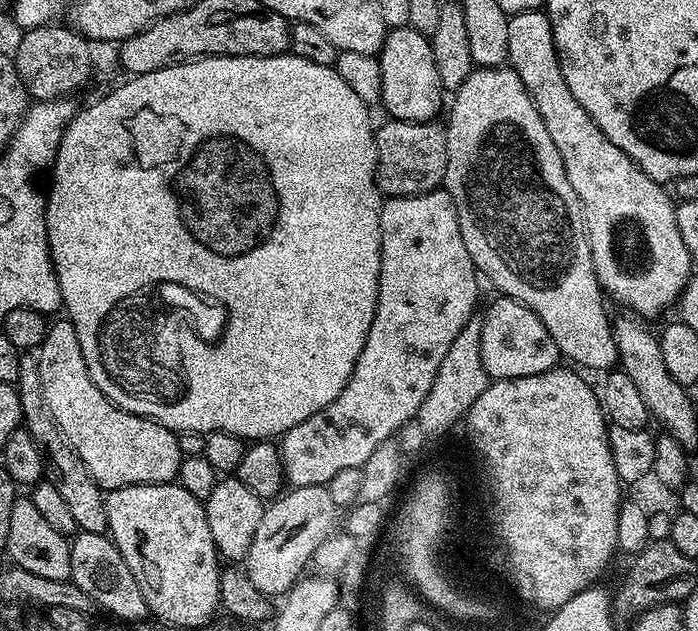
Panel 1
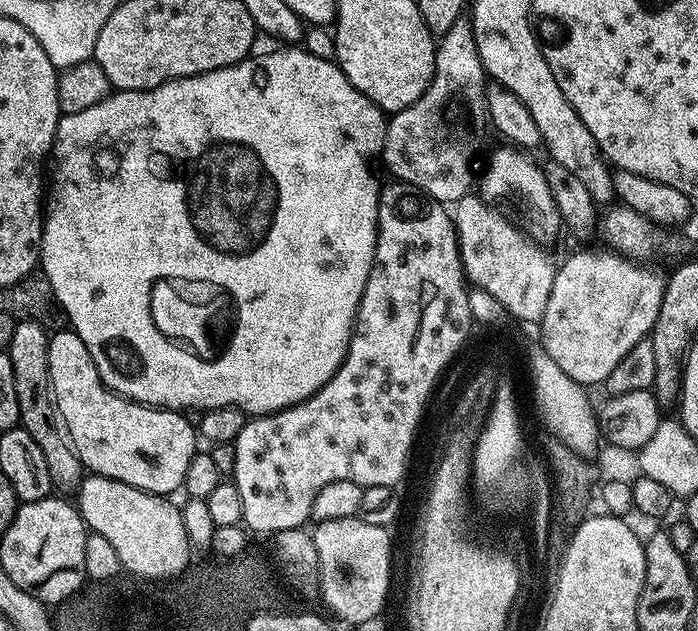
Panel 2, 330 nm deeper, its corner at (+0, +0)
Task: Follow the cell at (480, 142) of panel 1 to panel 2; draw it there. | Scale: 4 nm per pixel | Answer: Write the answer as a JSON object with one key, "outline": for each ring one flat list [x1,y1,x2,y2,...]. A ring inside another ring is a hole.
{"outline":[[503,146,488,160,488,169,484,172,484,181,479,181,478,192,489,202,501,202,513,196,520,212,524,215,523,223,528,234,534,238,552,236,556,227,561,227,560,212,556,208,554,198,550,194,550,186,546,186,543,167,532,160,527,160,523,151,512,146]]}

